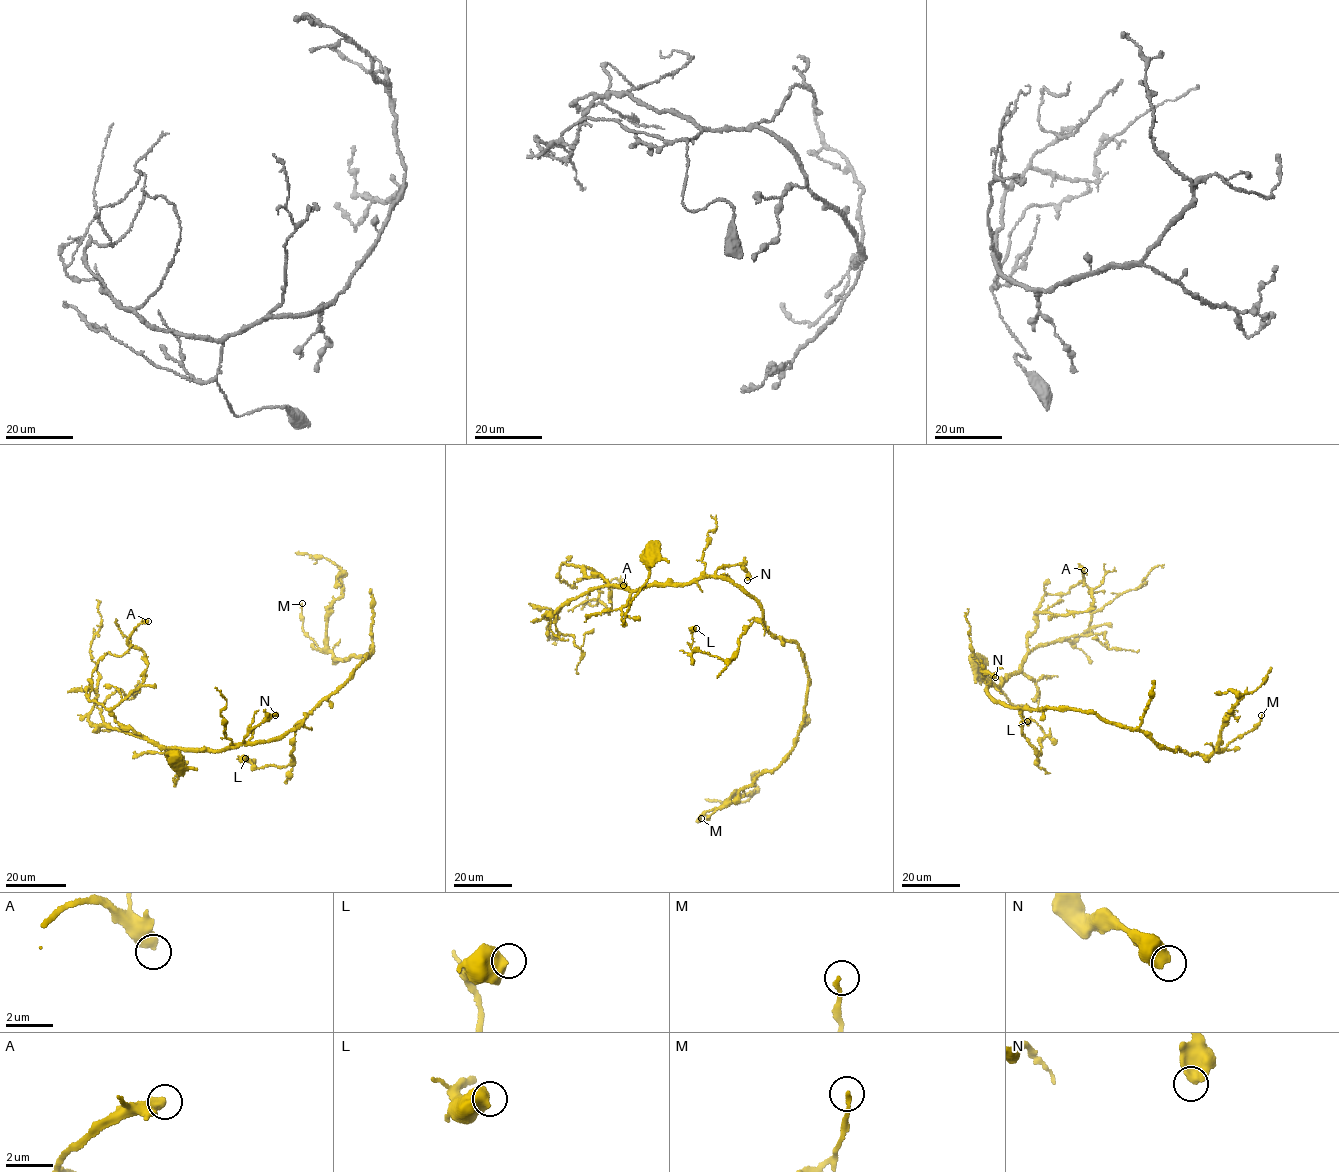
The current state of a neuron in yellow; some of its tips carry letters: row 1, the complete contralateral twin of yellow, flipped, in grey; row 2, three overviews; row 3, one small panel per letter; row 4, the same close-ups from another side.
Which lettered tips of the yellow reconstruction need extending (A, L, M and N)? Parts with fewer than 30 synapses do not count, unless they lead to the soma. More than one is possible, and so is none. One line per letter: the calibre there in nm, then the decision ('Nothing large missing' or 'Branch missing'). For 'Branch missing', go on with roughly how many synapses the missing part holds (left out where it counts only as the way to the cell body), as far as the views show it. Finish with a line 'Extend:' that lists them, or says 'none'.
A: Thickness 480 nm. Nothing large missing
L: Thickness 650 nm. Nothing large missing
M: Thickness 180 nm. Nothing large missing
N: Thickness 600 nm. Nothing large missing
Extend: none

